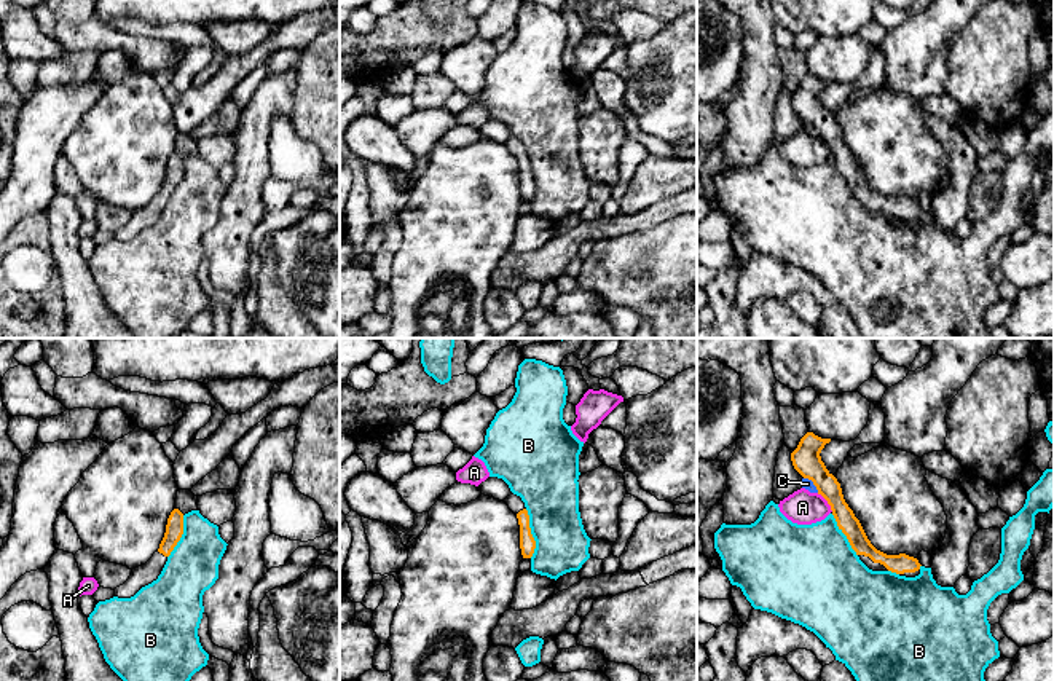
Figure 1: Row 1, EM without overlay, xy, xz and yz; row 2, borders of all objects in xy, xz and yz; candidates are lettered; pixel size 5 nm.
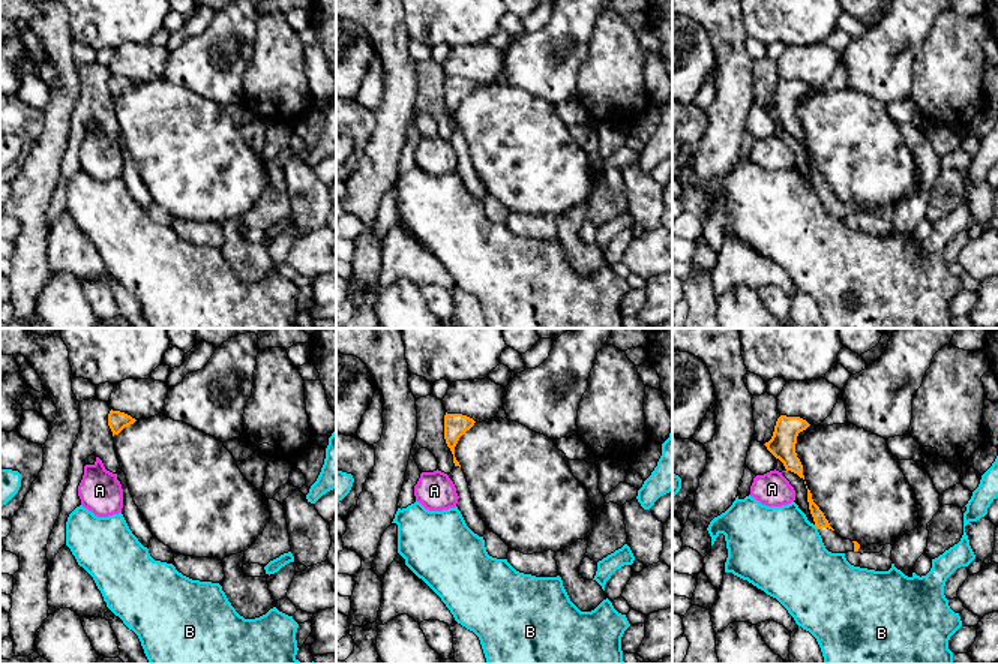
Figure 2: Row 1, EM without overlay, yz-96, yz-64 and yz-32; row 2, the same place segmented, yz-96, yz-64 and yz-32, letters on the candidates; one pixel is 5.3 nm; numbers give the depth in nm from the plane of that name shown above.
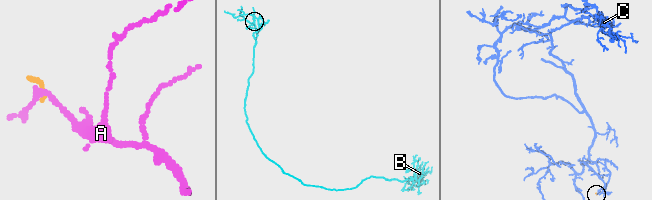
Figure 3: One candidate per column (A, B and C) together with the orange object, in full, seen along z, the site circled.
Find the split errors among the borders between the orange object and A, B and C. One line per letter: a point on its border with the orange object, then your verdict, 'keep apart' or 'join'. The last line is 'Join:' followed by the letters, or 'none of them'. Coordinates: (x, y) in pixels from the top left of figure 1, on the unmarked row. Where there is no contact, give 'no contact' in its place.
A: contact yz (826, 142); keep apart
B: contact xz (530, 176); keep apart
C: contact yz (814, 126); keep apart
Join: none of them

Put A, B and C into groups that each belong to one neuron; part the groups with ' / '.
A / B / C

